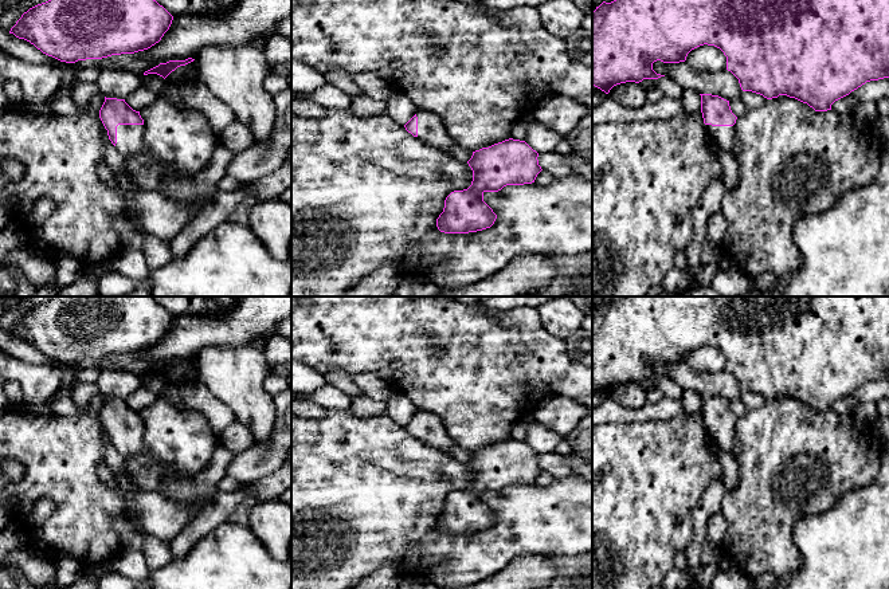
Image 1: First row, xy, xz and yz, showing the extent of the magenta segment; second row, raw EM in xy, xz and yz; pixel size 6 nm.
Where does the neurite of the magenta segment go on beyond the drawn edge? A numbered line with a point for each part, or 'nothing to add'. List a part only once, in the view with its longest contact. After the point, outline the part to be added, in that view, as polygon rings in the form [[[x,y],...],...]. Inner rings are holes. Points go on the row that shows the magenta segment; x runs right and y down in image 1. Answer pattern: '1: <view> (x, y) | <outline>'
1: xy (129, 137) | [[[118,125],[115,149],[124,157],[144,152],[144,125]]]

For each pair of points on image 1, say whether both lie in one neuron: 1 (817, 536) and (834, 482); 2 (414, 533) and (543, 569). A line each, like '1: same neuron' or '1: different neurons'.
1: different neurons
2: different neurons

